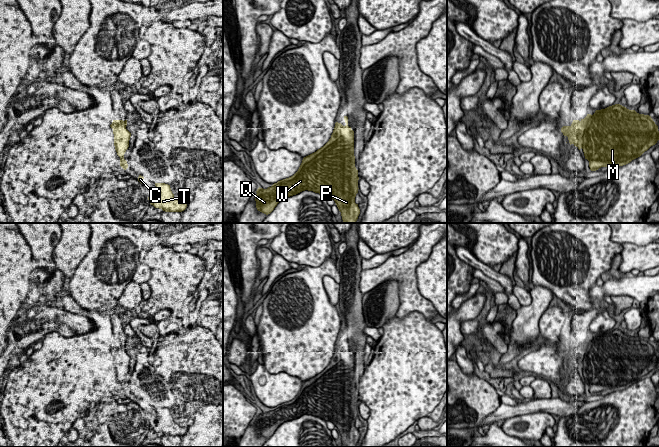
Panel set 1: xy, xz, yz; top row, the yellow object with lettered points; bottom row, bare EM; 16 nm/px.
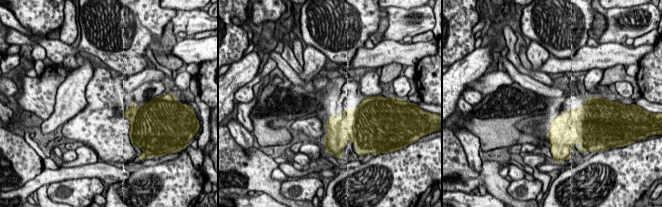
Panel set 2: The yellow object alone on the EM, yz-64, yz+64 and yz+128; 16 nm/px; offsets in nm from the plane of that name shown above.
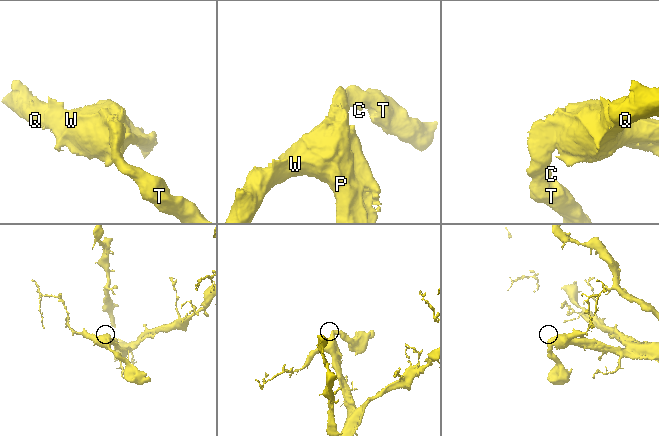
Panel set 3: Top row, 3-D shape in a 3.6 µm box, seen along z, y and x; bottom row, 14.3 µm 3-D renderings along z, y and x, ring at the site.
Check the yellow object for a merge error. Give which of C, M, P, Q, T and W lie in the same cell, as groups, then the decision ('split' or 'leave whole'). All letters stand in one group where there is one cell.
groups C M P Q T W; leave whole

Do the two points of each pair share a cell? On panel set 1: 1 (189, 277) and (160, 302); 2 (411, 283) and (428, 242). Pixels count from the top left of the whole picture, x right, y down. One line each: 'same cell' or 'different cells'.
1: same cell
2: same cell

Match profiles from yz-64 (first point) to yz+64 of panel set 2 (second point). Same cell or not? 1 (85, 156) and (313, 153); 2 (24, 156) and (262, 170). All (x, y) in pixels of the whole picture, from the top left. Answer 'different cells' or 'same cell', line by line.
1: same cell
2: same cell

